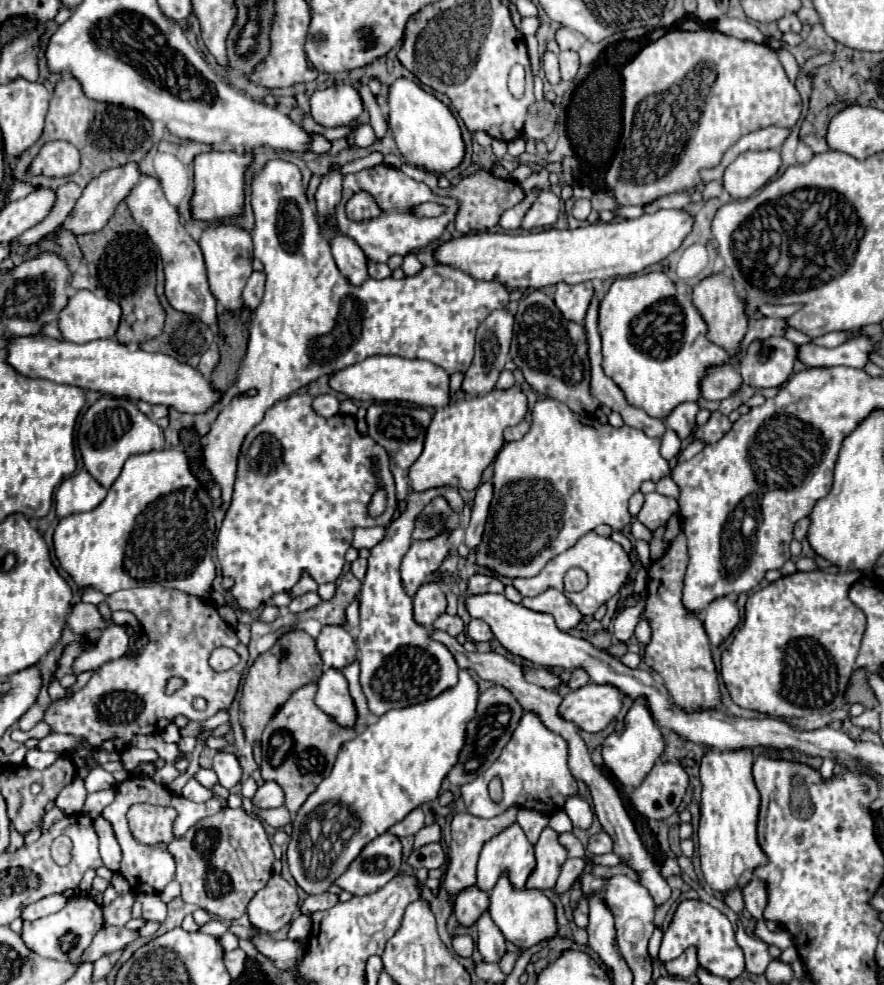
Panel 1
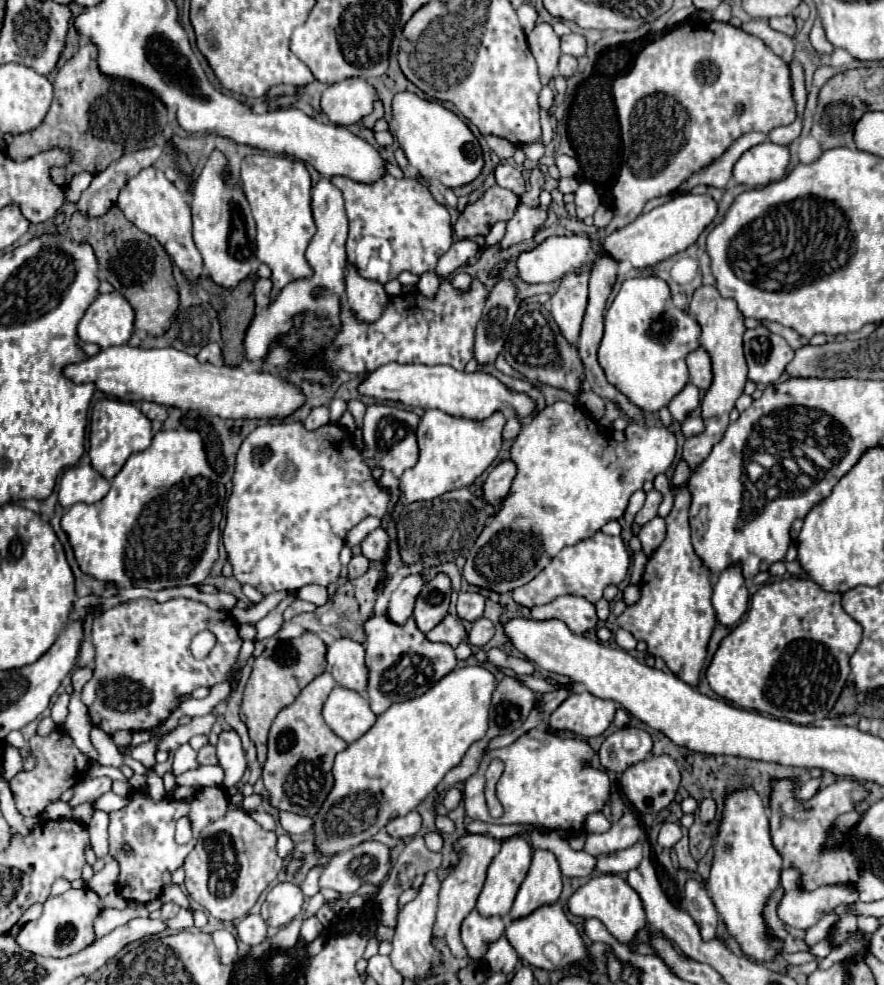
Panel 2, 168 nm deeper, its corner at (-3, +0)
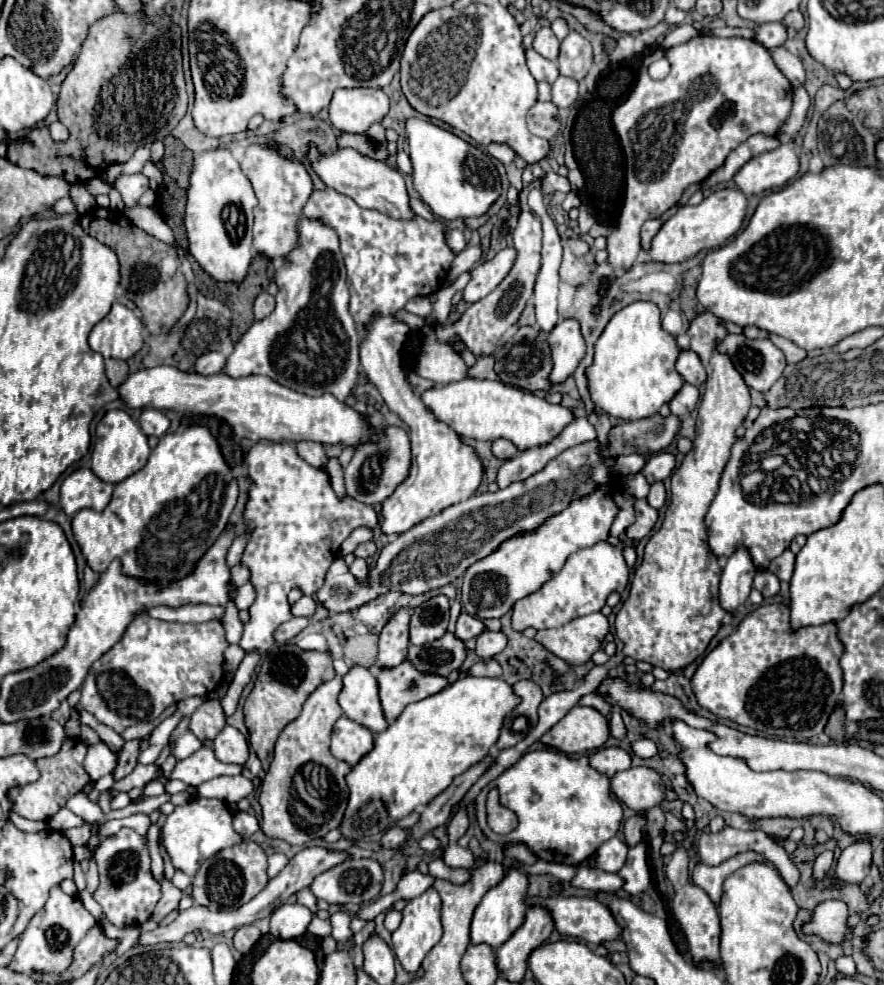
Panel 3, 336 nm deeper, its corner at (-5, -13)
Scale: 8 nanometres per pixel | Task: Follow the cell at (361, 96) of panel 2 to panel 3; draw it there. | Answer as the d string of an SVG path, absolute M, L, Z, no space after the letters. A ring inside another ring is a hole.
M337 89L329 105L329 121L345 133L367 131L389 111L389 97L381 89Z

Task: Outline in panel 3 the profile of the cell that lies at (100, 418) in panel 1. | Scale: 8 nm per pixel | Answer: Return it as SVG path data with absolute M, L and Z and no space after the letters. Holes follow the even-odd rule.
M121 409L117 411L107 411L103 419L97 423L95 429L95 445L91 453L91 469L93 473L105 481L105 483L121 483L141 467L145 467L149 459L149 445L147 445L147 435L141 431L141 427Z

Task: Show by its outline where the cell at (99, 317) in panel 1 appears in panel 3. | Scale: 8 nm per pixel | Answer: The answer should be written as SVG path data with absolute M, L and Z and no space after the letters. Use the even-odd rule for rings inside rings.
M115 303L109 311L107 317L103 317L91 331L89 335L89 347L97 353L101 353L105 359L113 357L113 359L131 359L143 345L143 323L141 319L131 311L127 309L125 305L121 303Z

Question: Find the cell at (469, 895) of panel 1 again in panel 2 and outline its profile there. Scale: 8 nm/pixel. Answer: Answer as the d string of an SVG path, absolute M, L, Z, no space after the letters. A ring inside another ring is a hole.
M477 910L463 920L461 940L469 952L471 960L483 960L487 944L505 936L505 922L501 918L483 918Z

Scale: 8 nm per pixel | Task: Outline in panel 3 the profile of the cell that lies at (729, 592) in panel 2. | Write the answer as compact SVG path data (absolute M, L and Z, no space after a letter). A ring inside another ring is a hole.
M737 549L729 559L721 575L719 603L727 613L735 613L739 605L749 599L753 589L755 567L747 549Z

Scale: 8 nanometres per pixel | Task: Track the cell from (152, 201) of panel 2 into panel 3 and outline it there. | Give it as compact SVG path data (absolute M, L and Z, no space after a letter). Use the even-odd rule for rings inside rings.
M137 173L137 175L123 175L123 177L117 179L115 189L121 193L123 203L125 203L127 209L131 209L131 207L135 207L139 203L141 195L149 189L147 183L149 183L149 179L145 175L141 175L141 173Z

